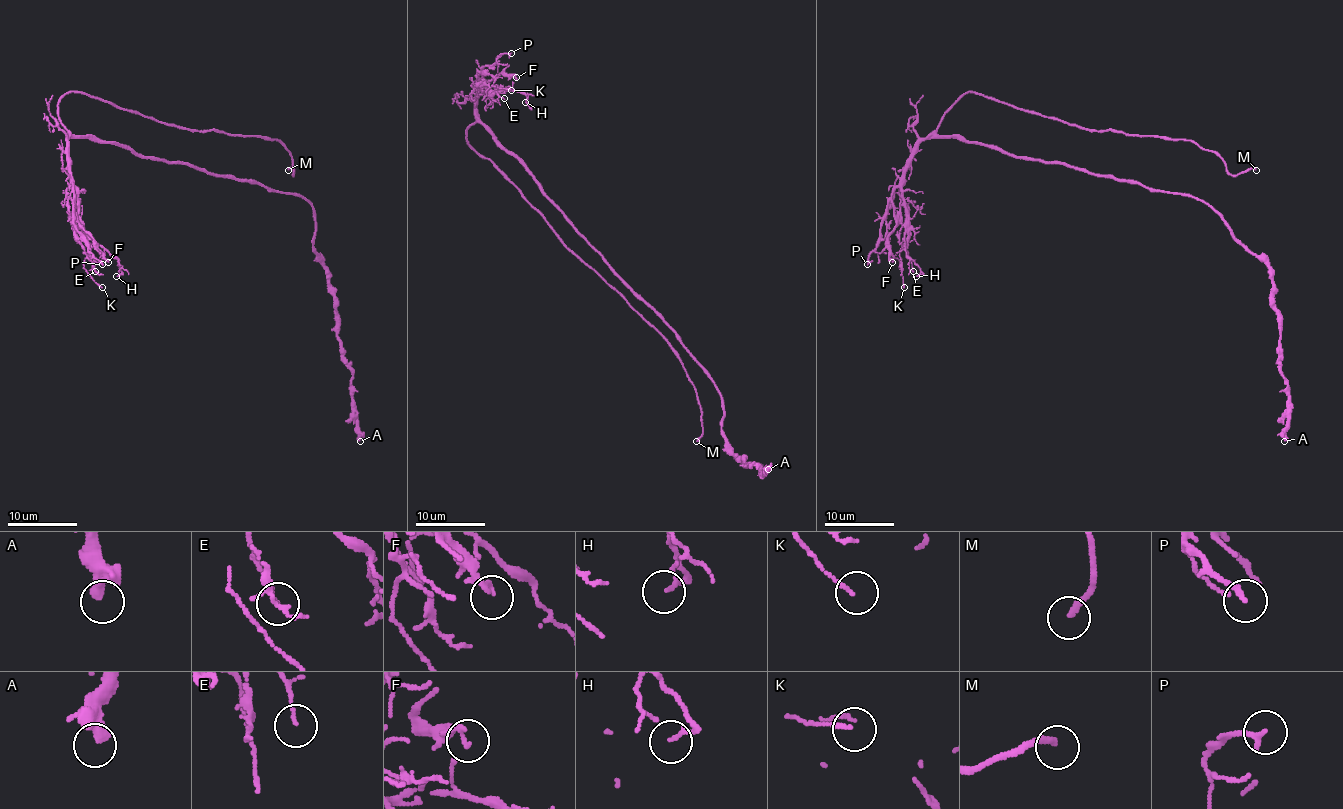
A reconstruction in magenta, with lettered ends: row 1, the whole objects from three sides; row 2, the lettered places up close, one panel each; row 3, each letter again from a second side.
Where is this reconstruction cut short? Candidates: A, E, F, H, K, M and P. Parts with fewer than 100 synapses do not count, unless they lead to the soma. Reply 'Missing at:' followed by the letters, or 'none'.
Missing at: M

